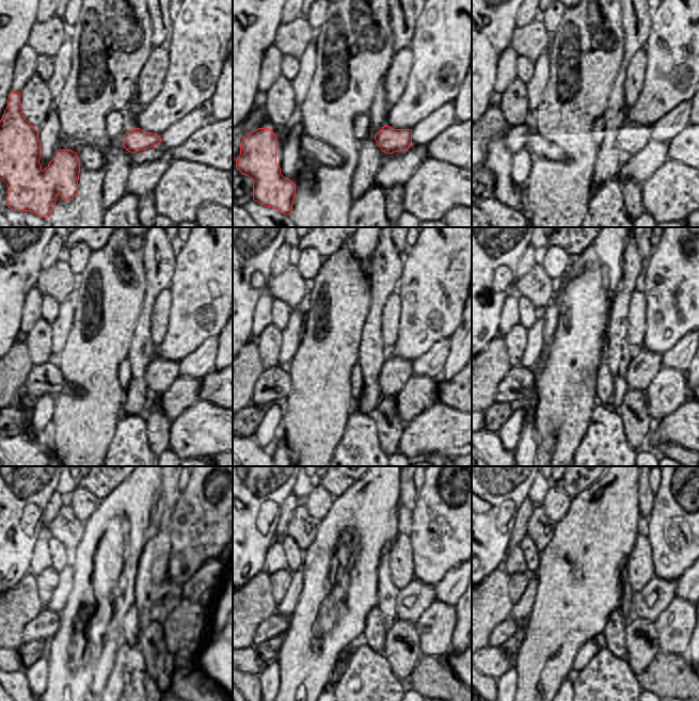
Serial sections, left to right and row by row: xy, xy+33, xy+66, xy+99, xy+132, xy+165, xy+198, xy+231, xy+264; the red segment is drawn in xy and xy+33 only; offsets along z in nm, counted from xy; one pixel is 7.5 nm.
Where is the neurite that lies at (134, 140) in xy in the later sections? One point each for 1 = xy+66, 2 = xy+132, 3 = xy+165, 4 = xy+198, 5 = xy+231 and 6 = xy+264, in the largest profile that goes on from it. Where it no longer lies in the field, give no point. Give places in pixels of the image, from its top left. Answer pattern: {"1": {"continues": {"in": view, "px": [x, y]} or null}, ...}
{"1": {"continues": {"in": "xy+66", "px": [634, 138]}}, "2": {"continues": {"in": "xy+132", "px": [398, 371]}}, "3": {"continues": {"in": "xy+165", "px": [639, 373]}}, "4": {"continues": {"in": "xy+198", "px": [161, 612]}}, "5": {"continues": {"in": "xy+231", "px": [414, 601]}}, "6": {"continues": {"in": "xy+264", "px": [652, 602]}}}

